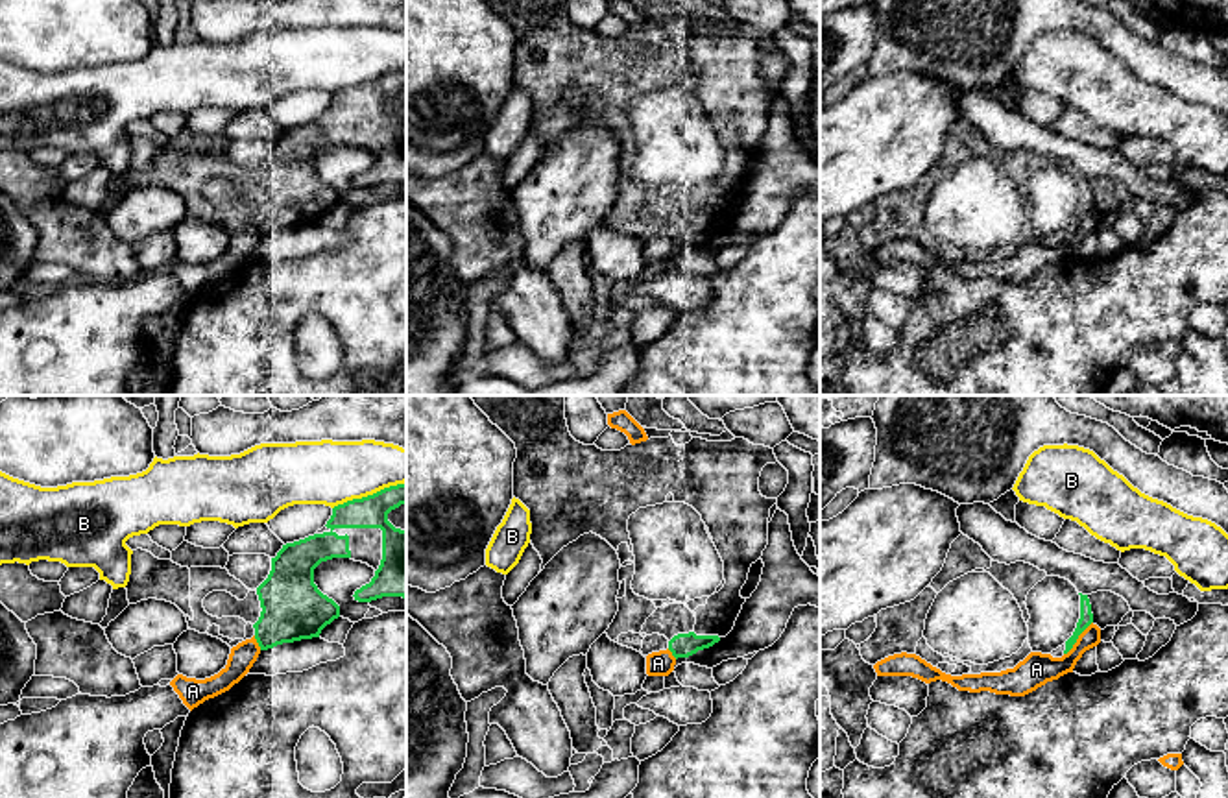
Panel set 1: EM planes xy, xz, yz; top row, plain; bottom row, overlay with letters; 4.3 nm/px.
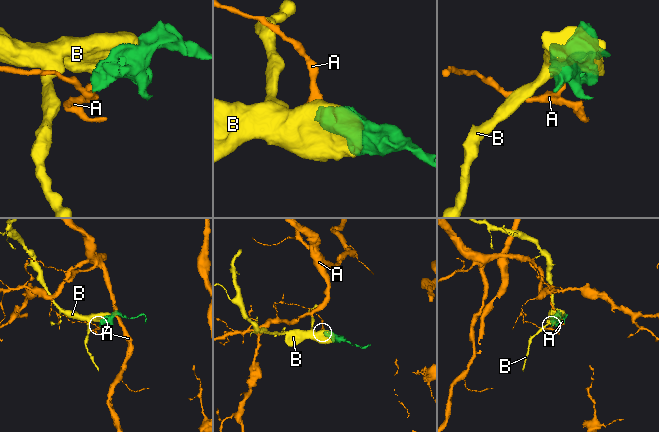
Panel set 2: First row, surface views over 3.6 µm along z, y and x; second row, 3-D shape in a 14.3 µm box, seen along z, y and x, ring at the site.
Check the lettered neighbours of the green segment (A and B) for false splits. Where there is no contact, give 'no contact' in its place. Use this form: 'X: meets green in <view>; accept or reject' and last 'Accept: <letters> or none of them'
A: meets green in yz; reject
B: meets green in xy; reject
Accept: none of them

